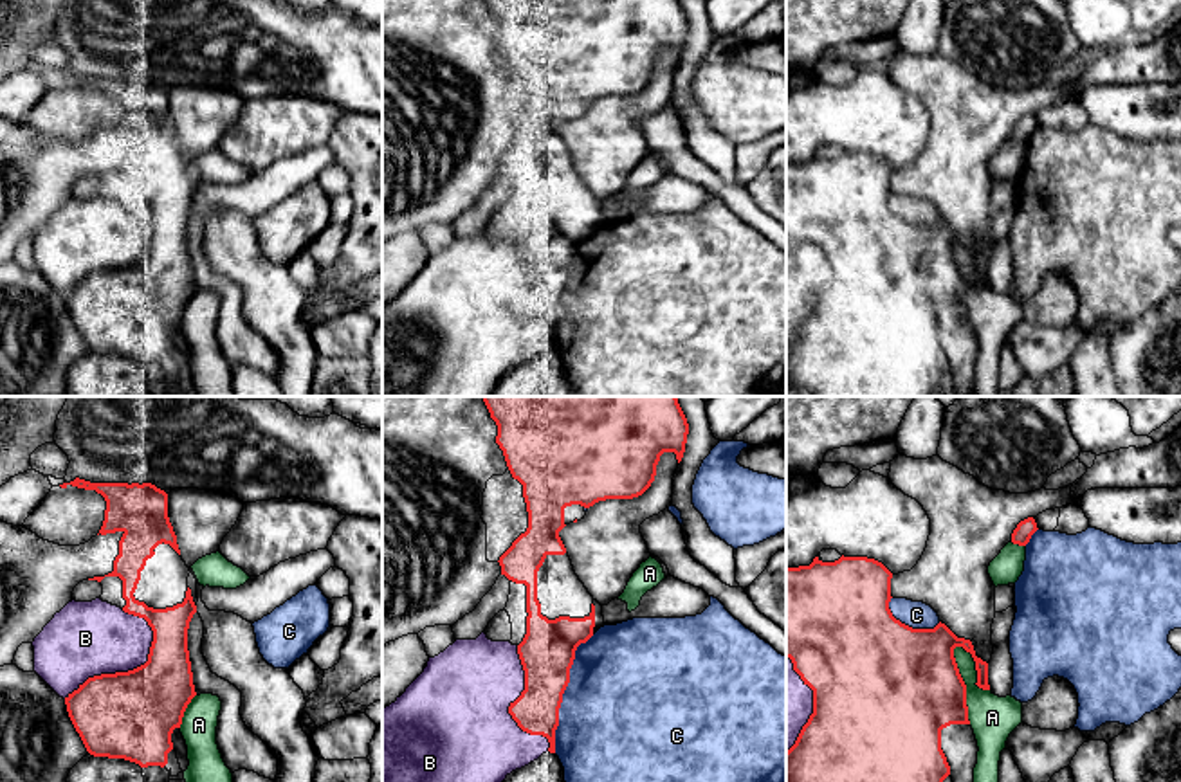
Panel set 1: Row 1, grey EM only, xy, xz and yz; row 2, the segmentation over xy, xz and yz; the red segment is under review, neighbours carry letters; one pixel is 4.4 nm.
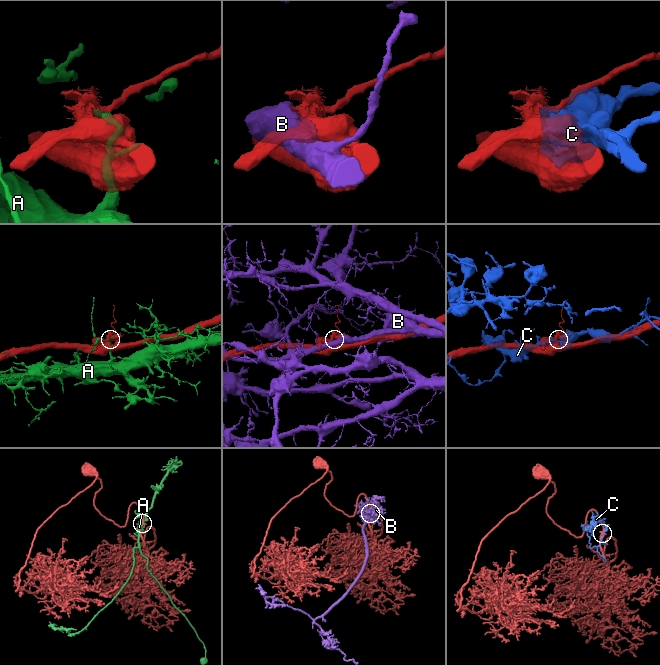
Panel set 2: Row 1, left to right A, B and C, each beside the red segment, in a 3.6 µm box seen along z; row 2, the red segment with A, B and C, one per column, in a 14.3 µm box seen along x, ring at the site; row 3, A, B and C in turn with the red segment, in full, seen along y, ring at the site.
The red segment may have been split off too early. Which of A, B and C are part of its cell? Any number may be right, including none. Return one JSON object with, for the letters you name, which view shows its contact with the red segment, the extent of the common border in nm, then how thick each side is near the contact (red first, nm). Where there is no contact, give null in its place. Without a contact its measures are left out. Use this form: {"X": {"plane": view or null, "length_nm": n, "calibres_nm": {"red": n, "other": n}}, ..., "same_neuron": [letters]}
{"same_neuron": []}

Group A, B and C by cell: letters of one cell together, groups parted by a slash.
A / B / C

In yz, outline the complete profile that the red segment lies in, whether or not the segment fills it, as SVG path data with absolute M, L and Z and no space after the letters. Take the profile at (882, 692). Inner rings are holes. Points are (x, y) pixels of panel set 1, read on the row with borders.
M840 557L810 566L786 568L786 658L804 685L813 690L813 714L795 744L786 751L786 782L943 782L950 766L941 750L941 730L970 724L966 685L959 674L954 649L972 654L977 687L990 690L988 663L975 656L970 640L957 638L945 623L912 629L889 609L893 573L867 557Z

